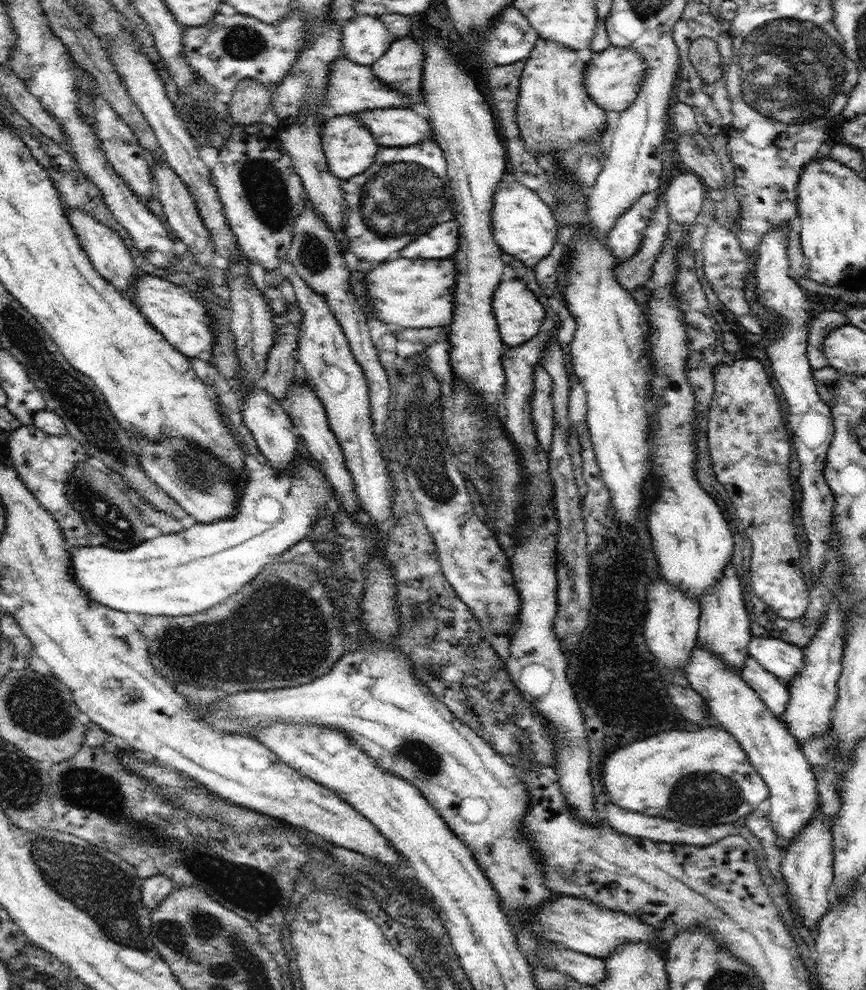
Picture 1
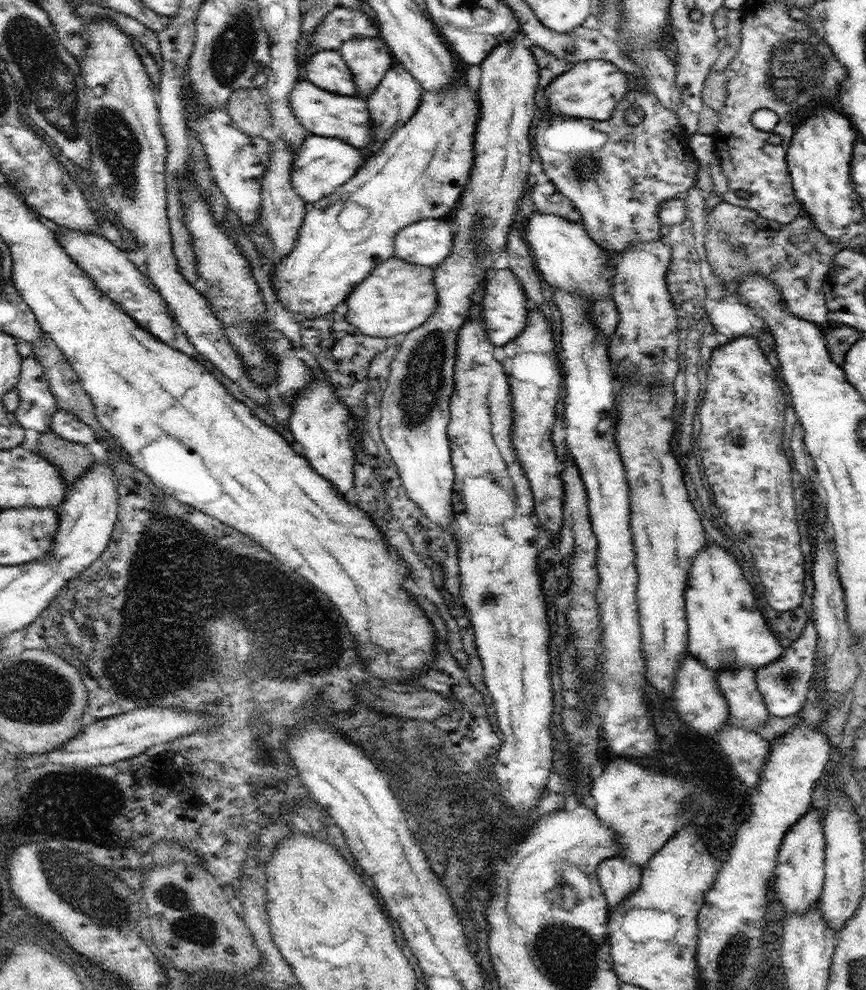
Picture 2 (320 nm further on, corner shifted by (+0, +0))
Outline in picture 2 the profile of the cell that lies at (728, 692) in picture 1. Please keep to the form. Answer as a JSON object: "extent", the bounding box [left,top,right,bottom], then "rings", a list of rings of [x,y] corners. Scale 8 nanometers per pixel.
{"extent":[772,806,825,914],"rings":[[[810,806],[808,813],[785,834],[778,852],[772,882],[772,886],[776,884],[776,892],[785,913],[802,914],[819,904],[825,881],[825,834],[822,828],[820,815],[816,813],[814,806]]]}

